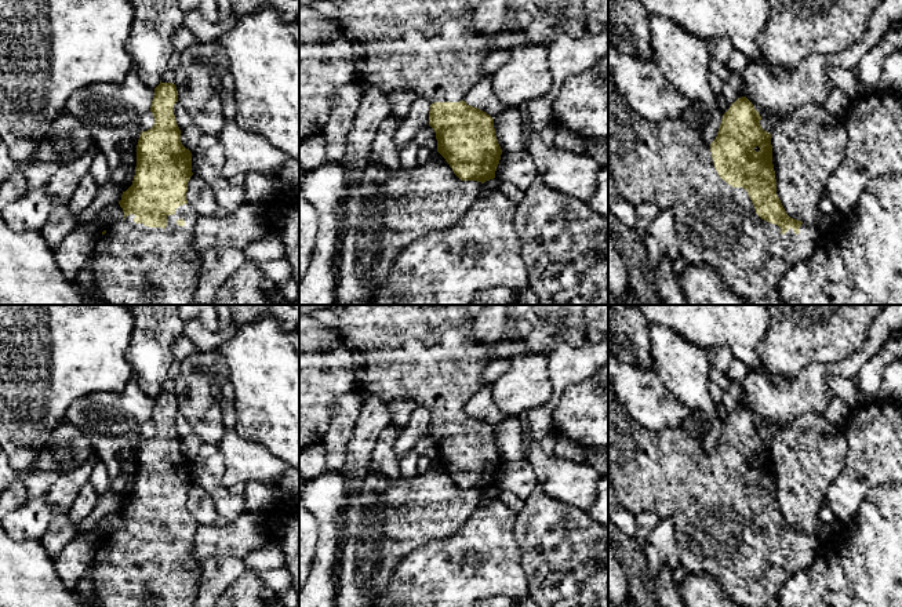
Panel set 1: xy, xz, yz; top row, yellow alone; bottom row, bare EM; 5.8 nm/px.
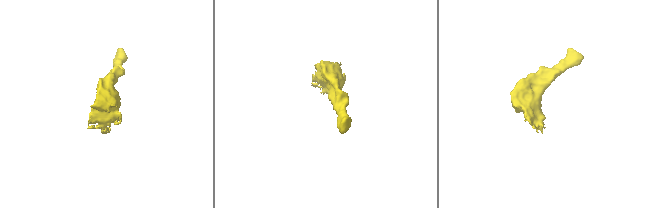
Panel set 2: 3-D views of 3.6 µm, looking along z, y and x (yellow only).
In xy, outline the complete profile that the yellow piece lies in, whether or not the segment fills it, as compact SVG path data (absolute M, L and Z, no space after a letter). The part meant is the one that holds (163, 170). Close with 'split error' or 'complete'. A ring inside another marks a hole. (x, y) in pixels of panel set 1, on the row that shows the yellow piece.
M160 81L150 106L154 124L139 135L134 181L119 201L124 221L102 232L91 257L105 305L190 305L197 290L201 254L194 248L194 222L199 215L186 200L192 153L181 142L174 115L177 102L175 84Z | split error

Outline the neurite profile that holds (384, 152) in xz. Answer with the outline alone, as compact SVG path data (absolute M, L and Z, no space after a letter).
M388 116L377 130L375 138L370 146L368 160L371 164L389 170L400 170L401 161L399 148L394 142L394 134L400 126L400 119Z

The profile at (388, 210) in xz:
M436 150L430 152L425 164L412 170L389 170L375 164L367 167L361 174L361 179L348 188L350 197L346 203L346 226L338 262L338 305L371 305L374 294L382 288L393 270L399 254L412 241L461 219L469 207L479 200L481 189L481 182L461 181L445 159Z

